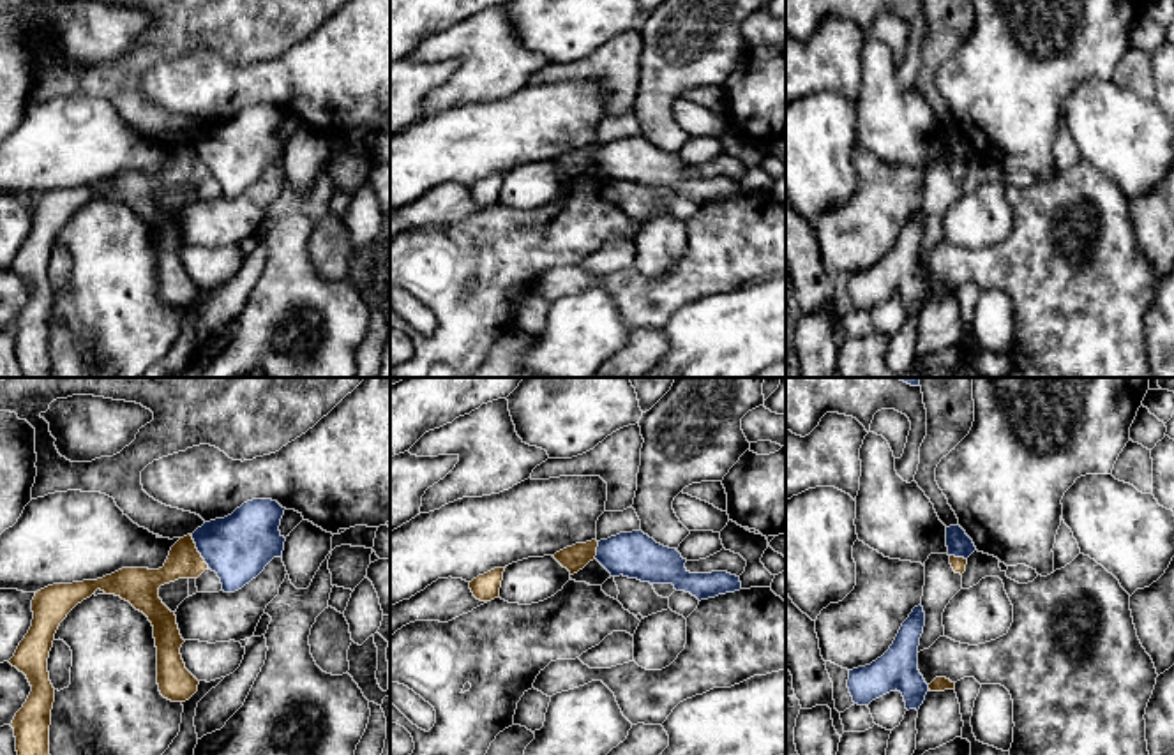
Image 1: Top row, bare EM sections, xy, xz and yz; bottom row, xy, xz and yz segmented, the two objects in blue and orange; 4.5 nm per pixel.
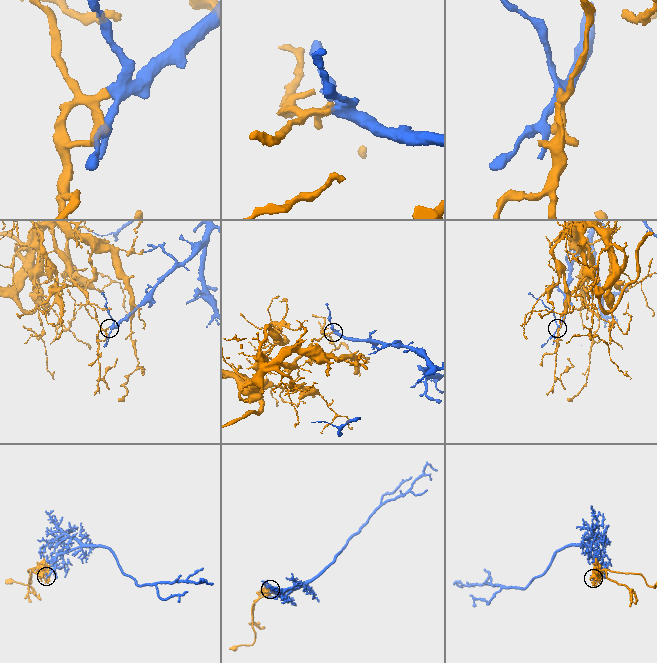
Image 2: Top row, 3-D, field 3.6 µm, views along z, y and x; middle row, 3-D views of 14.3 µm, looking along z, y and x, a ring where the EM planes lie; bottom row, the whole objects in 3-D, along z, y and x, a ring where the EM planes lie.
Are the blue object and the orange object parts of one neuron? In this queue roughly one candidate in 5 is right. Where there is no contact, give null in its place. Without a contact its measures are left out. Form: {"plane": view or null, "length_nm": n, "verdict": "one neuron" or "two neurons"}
{"plane": "xy", "length_nm": 180, "verdict": "two neurons"}

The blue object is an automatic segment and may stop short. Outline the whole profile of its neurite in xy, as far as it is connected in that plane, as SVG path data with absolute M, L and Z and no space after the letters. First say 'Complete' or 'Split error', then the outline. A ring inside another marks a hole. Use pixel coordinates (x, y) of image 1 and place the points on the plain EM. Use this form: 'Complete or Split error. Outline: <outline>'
Complete. Outline: M252 104L224 123L205 127L191 139L208 173L221 183L224 198L242 194L256 183L274 162L282 161L286 143L281 139L279 131L284 115L277 106Z

